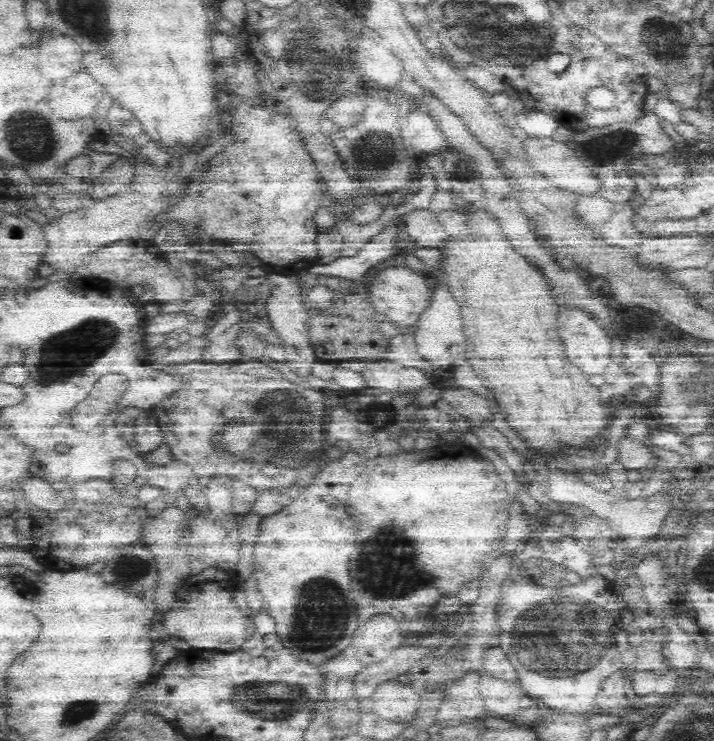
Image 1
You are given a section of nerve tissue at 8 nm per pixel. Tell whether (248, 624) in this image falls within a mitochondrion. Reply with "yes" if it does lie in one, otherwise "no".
no

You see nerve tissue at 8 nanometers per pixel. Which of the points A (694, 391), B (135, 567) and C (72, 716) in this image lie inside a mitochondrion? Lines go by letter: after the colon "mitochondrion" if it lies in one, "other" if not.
A: mitochondrion
B: mitochondrion
C: mitochondrion

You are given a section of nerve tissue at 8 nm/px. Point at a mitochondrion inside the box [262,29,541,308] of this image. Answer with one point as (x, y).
(293, 56)

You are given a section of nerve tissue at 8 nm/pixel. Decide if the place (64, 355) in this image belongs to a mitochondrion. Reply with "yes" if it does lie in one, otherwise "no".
yes

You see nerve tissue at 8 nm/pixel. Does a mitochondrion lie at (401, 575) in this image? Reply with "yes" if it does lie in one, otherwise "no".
yes

